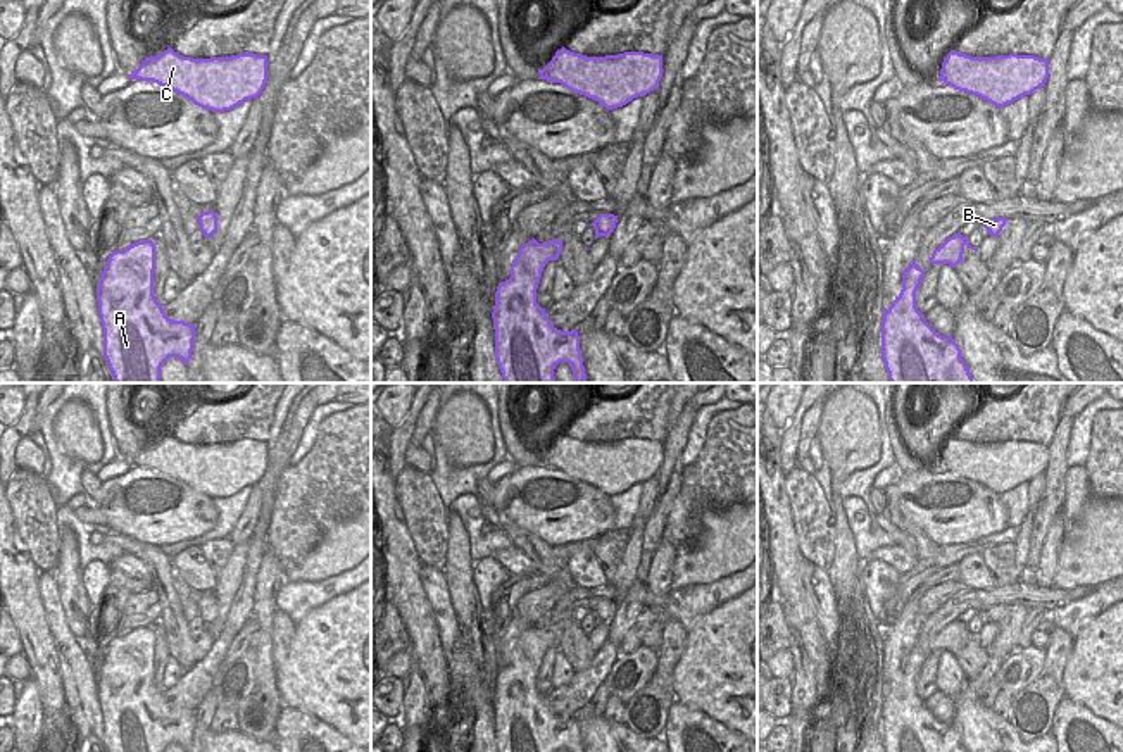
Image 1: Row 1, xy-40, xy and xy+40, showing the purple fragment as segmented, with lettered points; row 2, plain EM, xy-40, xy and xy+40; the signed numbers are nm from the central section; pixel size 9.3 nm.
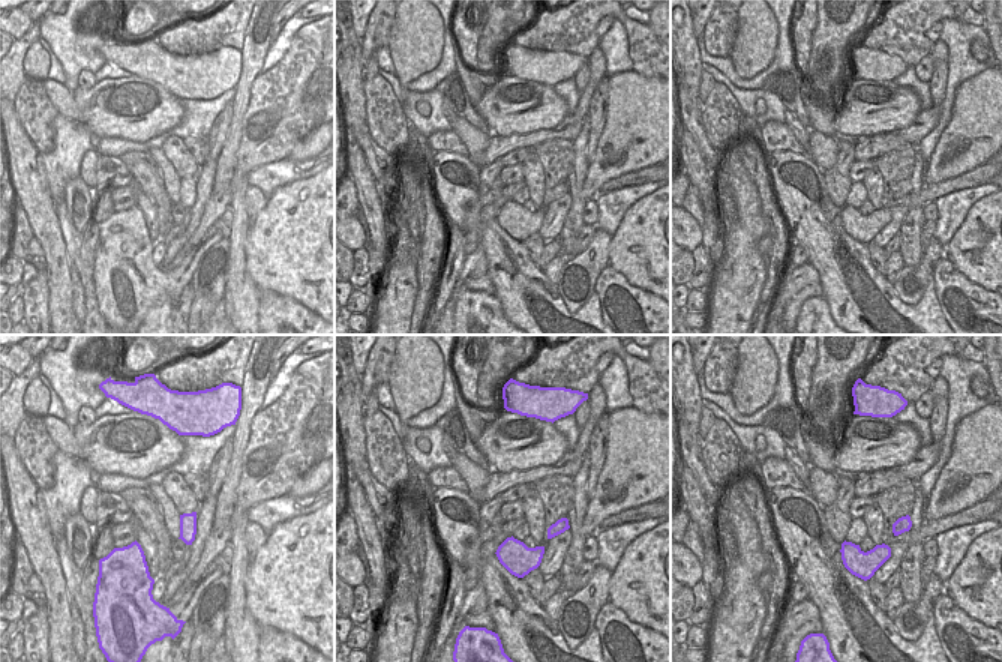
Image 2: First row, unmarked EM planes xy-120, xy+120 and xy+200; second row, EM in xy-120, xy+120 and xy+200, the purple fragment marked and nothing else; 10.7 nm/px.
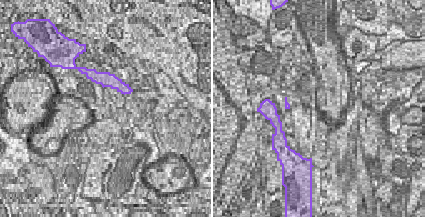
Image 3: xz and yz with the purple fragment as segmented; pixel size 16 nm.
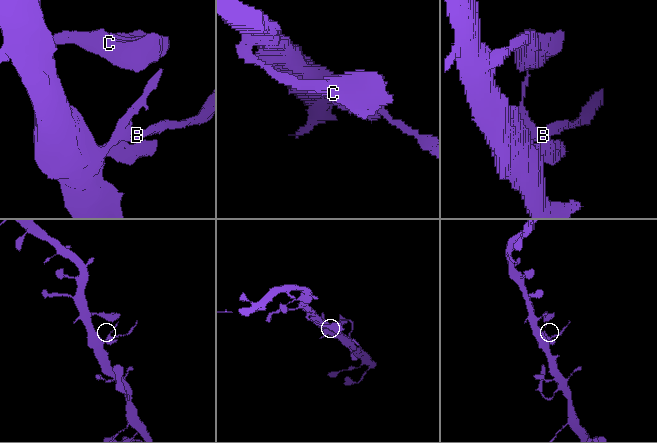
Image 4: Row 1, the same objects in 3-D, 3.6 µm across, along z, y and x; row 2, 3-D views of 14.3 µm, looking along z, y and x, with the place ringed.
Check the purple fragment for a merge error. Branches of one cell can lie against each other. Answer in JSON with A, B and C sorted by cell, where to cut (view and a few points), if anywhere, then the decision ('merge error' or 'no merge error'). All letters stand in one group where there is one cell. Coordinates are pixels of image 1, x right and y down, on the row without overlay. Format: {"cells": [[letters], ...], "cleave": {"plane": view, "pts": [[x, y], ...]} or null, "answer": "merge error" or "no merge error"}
{"cells": [["A", "B", "C"]], "cleave": null, "answer": "no merge error"}

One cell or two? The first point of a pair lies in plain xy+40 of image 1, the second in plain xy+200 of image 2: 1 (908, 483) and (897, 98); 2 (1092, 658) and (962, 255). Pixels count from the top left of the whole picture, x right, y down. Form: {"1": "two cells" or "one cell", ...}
{"1": "one cell", "2": "one cell"}

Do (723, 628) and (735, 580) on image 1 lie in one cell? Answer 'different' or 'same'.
different

